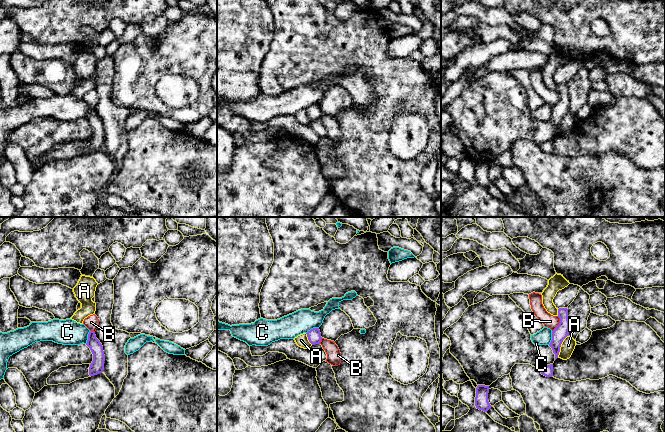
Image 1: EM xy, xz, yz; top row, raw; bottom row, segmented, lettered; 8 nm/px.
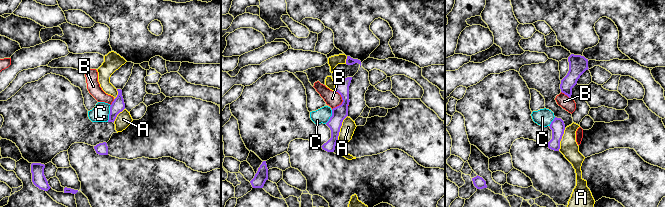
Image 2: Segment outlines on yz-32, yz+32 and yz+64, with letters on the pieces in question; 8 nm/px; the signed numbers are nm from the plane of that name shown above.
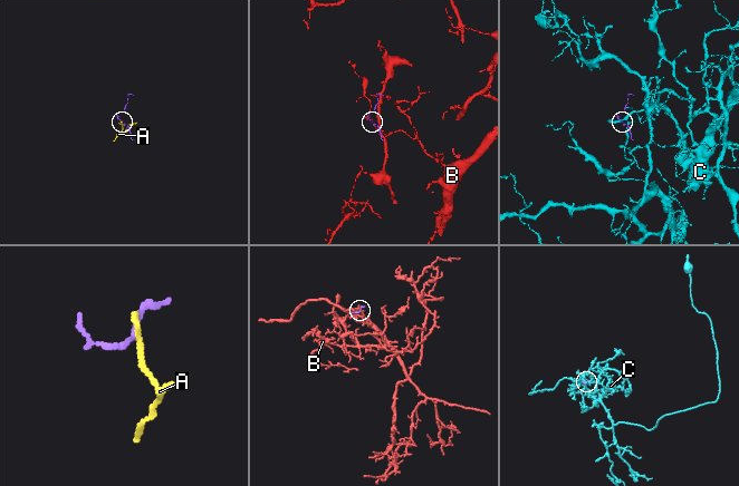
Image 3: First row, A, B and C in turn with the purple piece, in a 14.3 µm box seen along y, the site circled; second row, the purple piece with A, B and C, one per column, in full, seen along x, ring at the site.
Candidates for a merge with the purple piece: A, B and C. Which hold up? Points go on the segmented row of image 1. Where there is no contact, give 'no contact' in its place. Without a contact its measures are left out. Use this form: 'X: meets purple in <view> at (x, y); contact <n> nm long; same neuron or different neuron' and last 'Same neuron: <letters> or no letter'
A: meets purple in yz at (560, 346); contact 200 nm long; different neuron
B: meets purple in yz at (559, 324); contact 140 nm long; different neuron
C: meets purple in yz at (552, 338); contact 120 nm long; different neuron
Same neuron: no letter

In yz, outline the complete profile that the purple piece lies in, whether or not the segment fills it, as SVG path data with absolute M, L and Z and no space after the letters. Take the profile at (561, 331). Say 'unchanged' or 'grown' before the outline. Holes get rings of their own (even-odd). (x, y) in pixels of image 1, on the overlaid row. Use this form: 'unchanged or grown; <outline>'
unchanged; M559 308L558 317L560 318L559 325L552 331L552 340L549 346L552 348L555 354L555 360L558 358L560 347L563 340L569 336L569 320L568 320L568 309Z

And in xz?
unchanged; M313 328L310 331L308 331L306 334L309 342L312 345L320 344L322 337L319 328Z

